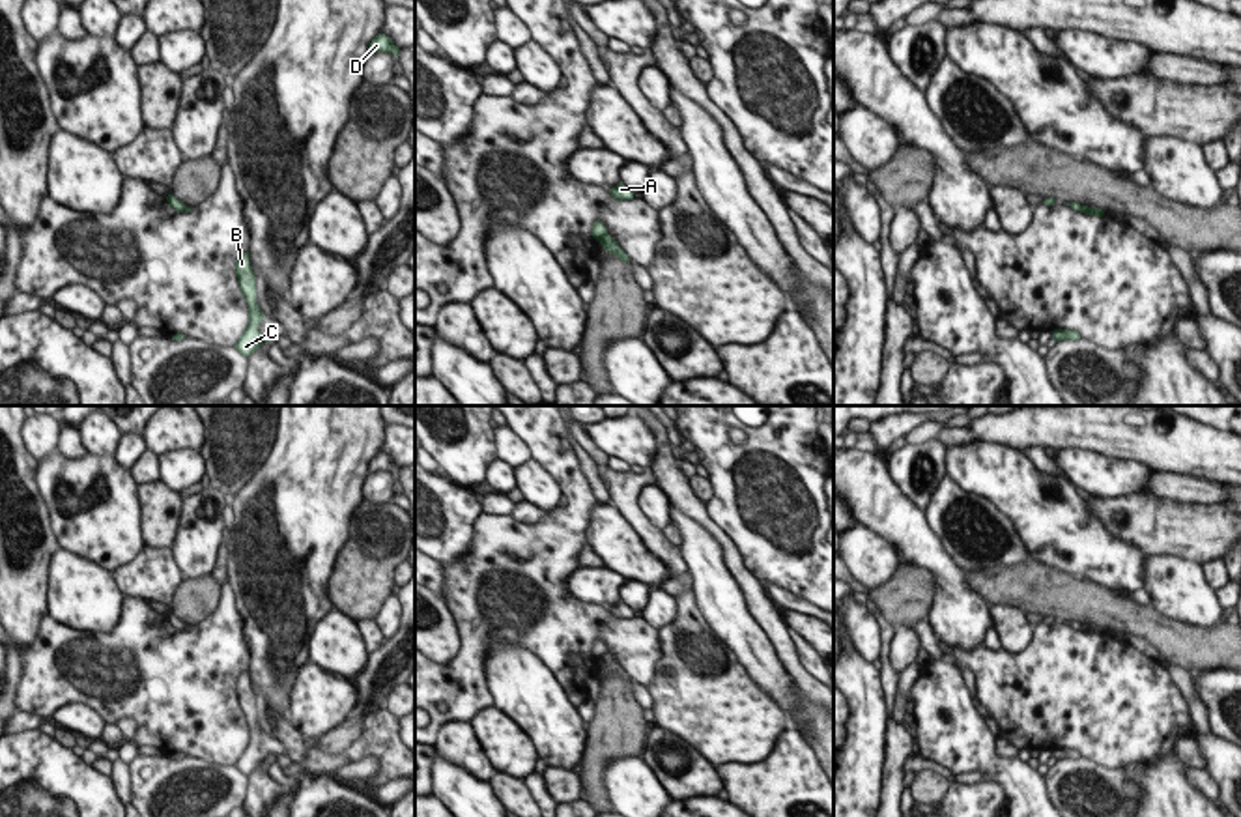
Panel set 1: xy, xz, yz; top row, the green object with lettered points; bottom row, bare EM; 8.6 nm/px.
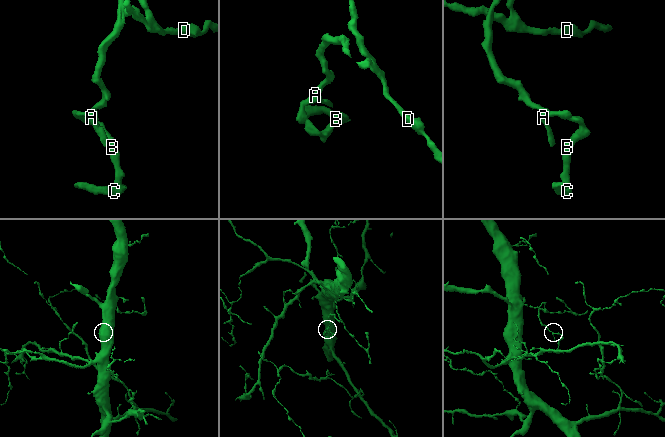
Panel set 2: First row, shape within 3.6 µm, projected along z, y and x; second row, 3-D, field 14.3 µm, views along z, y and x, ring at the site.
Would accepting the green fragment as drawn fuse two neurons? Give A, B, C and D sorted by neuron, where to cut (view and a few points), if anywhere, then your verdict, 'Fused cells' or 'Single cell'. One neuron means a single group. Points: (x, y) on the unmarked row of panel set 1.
Groups: A D / B C. Split along xz (606, 651), (599, 659). Fused cells.

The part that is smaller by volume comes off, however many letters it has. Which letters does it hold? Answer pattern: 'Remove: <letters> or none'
Remove: B, C

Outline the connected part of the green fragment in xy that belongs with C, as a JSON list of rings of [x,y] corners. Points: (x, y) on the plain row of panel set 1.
[[[241,671],[239,677],[235,679],[235,695],[237,695],[239,709],[245,714],[245,722],[249,725],[249,744],[234,767],[243,776],[249,776],[264,761],[269,761],[269,757],[262,755],[258,750],[265,735],[260,729],[258,720],[256,720],[256,694],[252,692],[249,671]]]

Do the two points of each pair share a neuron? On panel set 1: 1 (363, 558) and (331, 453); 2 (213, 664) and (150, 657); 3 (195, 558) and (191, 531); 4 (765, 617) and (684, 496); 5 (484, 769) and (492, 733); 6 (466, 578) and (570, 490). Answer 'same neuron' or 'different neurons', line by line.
1: different neurons
2: same neuron
3: same neuron
4: same neuron
5: different neurons
6: same neuron

